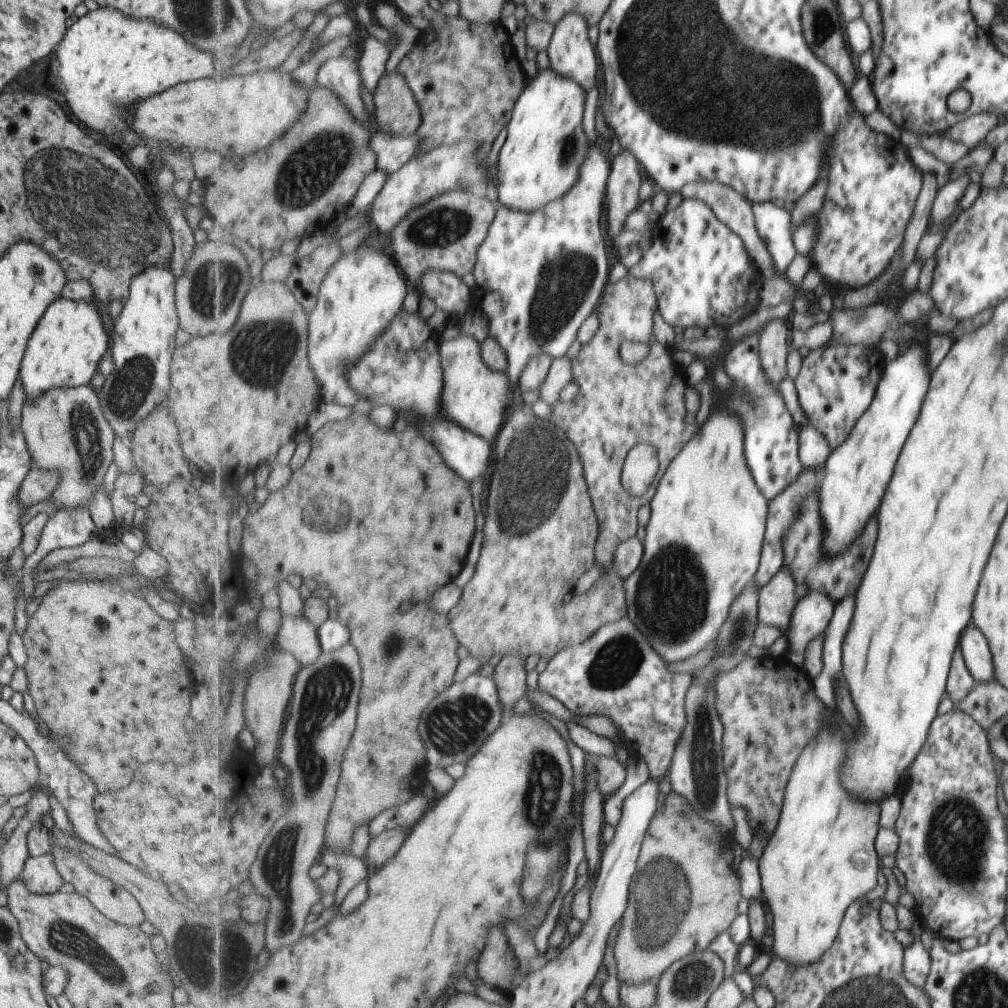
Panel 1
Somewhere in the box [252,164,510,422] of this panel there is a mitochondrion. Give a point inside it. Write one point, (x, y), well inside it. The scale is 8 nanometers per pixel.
(439, 228)

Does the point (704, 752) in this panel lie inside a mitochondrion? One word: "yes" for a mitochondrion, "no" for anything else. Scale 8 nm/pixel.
yes

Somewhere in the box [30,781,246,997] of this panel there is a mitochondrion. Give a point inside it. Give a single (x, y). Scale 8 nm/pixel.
(62, 934)

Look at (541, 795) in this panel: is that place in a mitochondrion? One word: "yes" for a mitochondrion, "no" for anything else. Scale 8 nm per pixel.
yes

